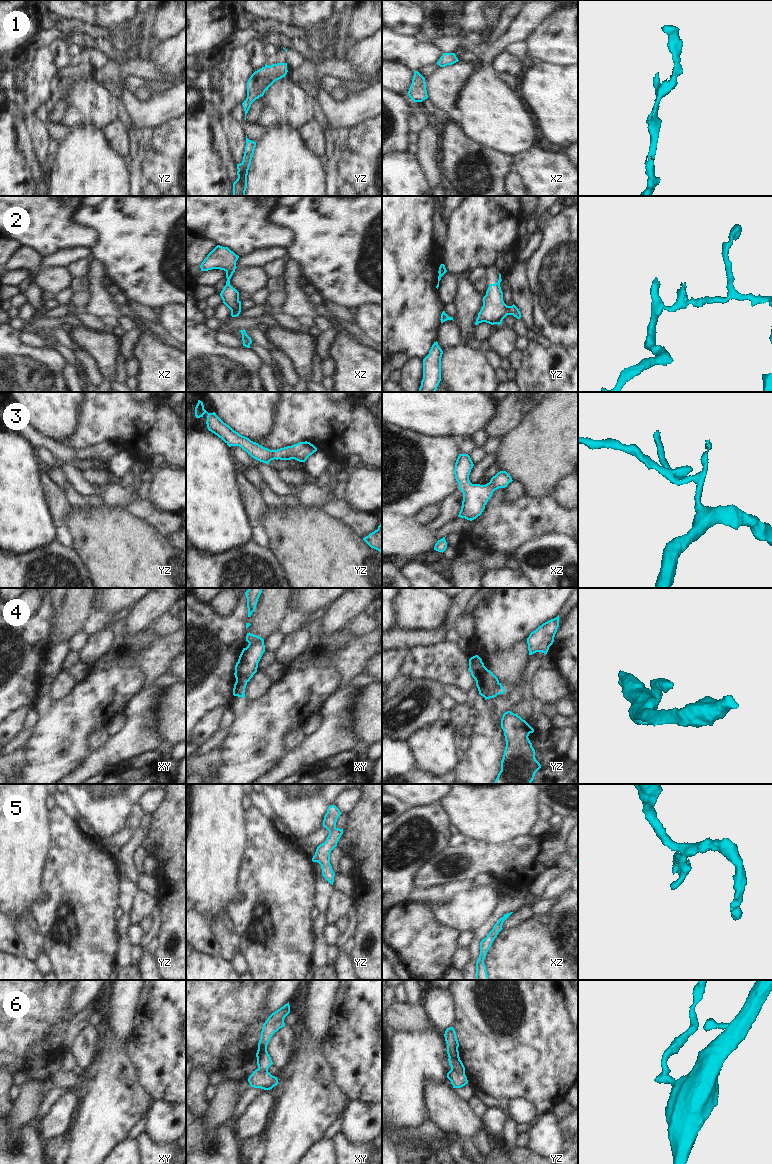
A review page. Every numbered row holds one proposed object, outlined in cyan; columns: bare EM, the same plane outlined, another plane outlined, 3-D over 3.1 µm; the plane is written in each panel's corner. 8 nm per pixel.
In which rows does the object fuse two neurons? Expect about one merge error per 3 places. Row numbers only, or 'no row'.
6

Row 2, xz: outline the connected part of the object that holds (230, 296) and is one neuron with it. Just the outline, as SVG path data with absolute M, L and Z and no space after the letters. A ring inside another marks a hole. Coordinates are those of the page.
M217 245L201 263L201 271L220 269L226 272L226 285L220 293L223 303L231 310L231 316L237 317L241 312L239 292L230 285L230 279L235 272L239 256L228 247Z

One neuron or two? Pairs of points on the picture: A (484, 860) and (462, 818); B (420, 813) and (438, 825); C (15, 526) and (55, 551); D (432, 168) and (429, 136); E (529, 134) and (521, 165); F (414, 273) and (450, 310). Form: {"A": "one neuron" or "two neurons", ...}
{"A": "two neurons", "B": "one neuron", "C": "two neurons", "D": "one neuron", "E": "two neurons", "F": "two neurons"}

